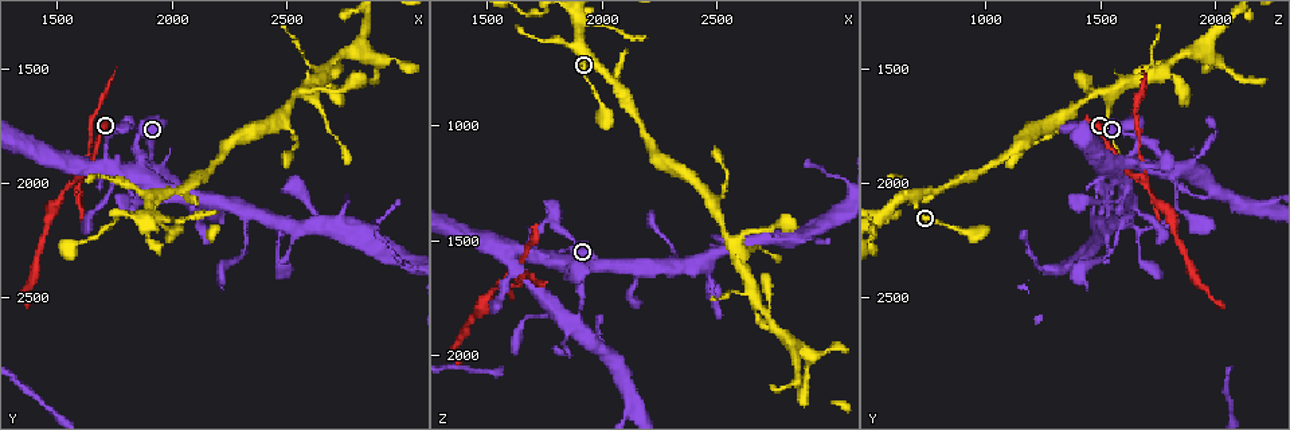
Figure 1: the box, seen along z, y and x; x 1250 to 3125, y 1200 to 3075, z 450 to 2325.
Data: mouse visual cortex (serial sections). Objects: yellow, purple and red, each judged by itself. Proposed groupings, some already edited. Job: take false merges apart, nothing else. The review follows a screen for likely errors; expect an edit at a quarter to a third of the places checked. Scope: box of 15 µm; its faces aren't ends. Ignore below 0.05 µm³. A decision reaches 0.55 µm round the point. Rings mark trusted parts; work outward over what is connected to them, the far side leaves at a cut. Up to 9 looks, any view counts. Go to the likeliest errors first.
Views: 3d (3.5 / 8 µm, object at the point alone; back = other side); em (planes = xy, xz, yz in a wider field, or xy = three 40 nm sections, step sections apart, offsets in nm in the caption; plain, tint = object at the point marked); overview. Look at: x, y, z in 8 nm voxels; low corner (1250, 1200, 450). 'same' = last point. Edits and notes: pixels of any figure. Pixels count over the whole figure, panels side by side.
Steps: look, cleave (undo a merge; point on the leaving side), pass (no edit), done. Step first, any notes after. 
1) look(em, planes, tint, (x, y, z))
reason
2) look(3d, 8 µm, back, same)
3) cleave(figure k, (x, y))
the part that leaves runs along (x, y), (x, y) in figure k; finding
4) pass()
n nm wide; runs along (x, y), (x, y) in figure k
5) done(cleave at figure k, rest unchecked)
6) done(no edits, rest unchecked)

look(3d, 3.5 µm, (1580, 1980, 1670))
side arm on a straight run

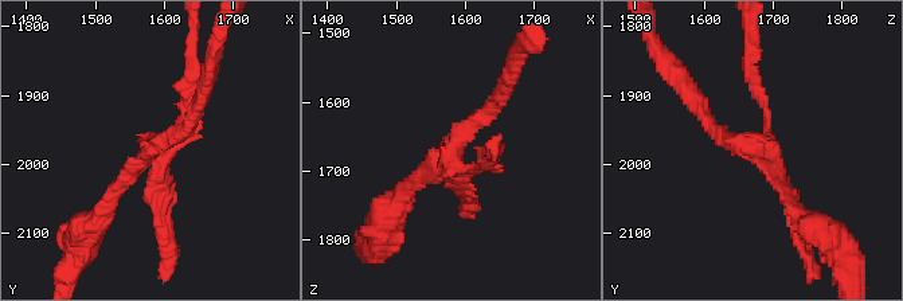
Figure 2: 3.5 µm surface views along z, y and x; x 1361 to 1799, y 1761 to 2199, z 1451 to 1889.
look(em, xy, step 5, tint, (1590, 1975, 1675))
need the tissue

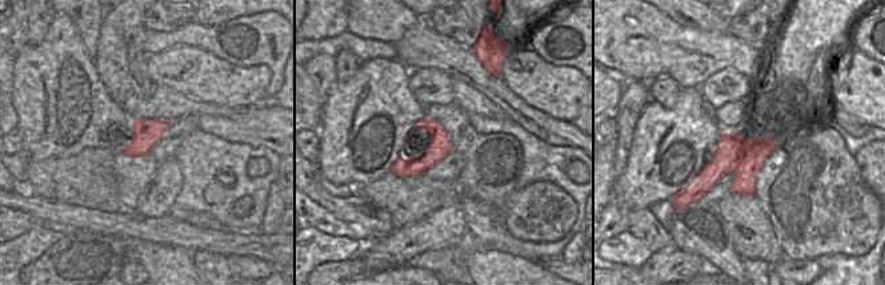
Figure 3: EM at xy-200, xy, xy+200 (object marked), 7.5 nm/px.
cleave(figure 2, (755, 94))
the part that leaves runs along (767, 132), (750, 78), (750, 36) in figure 2; two cells meet here

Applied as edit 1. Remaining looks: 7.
look(3d, 3.5 µm, (1860, 1790, 1670))
sharp bend

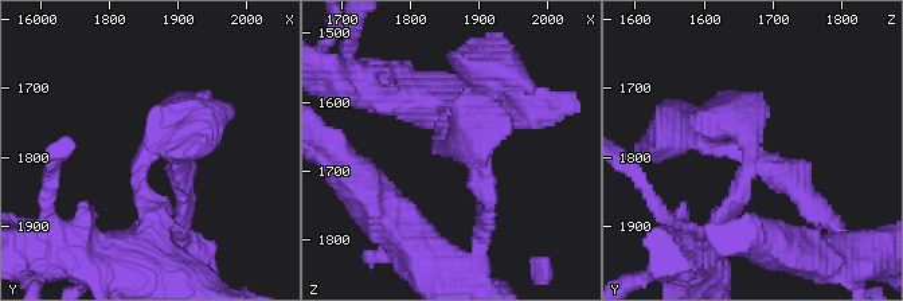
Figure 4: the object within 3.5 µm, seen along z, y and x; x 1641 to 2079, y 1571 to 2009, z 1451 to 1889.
look(em, xy, step 5, tint, (1855, 1780, 1665))

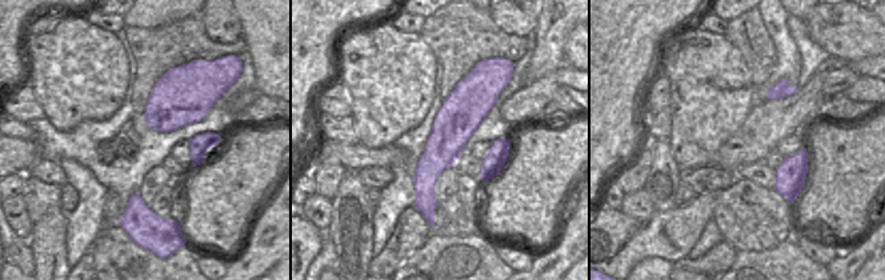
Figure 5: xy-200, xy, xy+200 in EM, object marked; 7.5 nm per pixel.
look(em, planes, tint, same)
cut it another way

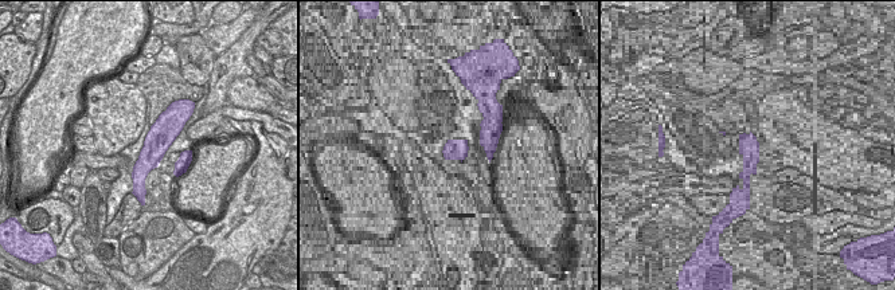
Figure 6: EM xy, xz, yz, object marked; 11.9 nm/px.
pass()
runs along (685, 131), (747, 135), (719, 221) in figure 4; one cell here

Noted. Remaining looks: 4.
look(3d, 3.5 µm, (2000, 2020, 1600))

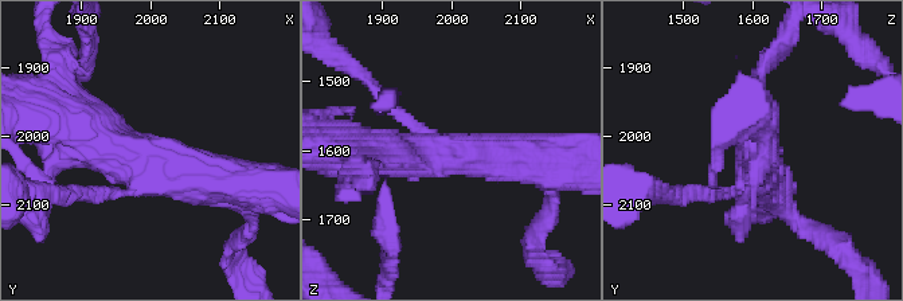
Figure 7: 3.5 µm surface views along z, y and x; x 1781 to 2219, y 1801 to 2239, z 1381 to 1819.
look(em, xy, step 1, tint, (1990, 2030, 1610))
3 arms; arms of 150, 500, 500 nm

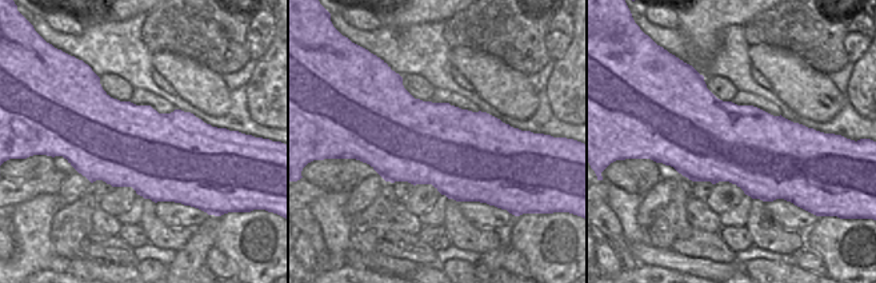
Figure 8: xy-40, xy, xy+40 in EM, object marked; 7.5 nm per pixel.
look(em, xy, step 2, tint, same)

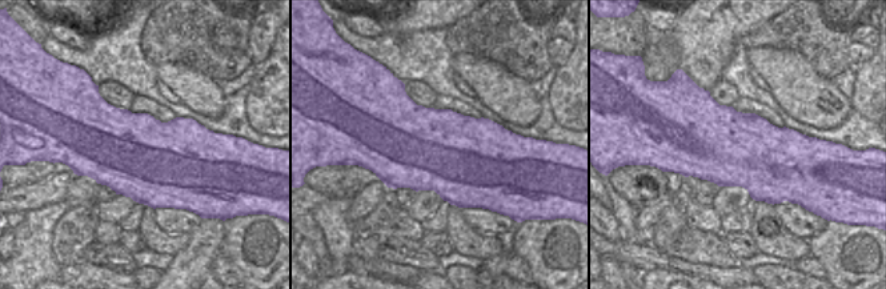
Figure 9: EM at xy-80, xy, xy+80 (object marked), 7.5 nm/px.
pass()
runs along (66, 120), (164, 169), (230, 178) in figure 7; continuous, no second cell

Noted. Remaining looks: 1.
done(cleave at figure 2, rest unchecked)

